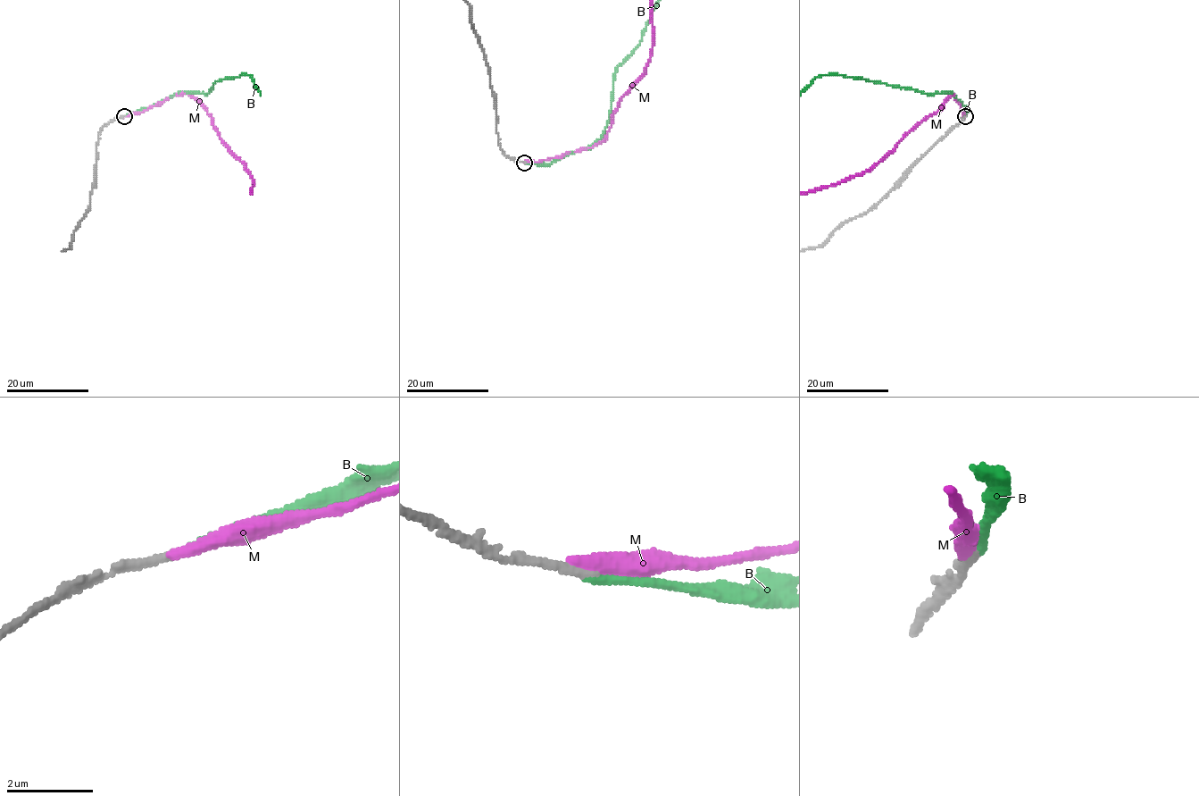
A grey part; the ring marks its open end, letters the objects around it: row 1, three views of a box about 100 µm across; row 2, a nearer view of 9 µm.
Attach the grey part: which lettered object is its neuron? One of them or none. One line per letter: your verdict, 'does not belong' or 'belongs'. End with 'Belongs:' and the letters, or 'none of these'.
B: belongs
M: does not belong
Belongs: B

